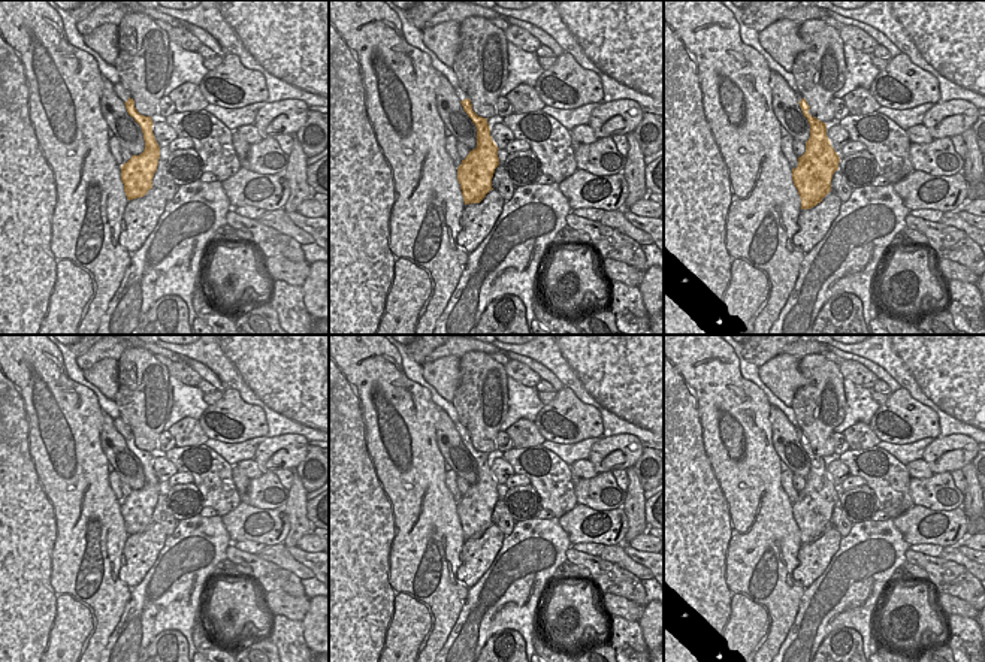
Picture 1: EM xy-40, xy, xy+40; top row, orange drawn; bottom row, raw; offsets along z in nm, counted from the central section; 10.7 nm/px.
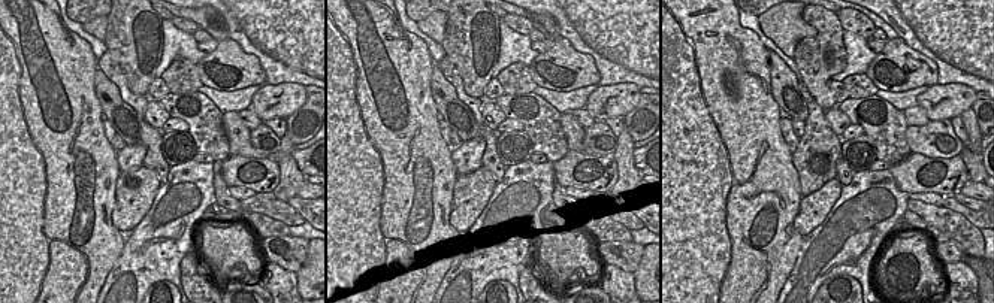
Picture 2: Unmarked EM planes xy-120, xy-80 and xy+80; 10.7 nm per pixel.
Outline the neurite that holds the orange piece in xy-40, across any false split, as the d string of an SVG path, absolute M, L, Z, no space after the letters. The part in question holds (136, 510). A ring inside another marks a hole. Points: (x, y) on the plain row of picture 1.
M129 432L124 438L130 451L141 460L145 484L139 490L121 501L121 516L129 535L143 532L152 523L152 513L158 501L160 481L152 468L151 451L141 450L135 442L135 435Z

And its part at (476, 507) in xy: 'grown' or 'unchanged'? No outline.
unchanged

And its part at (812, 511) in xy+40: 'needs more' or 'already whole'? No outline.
already whole

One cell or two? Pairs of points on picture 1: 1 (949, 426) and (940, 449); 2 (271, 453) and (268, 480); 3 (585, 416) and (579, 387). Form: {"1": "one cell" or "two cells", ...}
{"1": "two cells", "2": "two cells", "3": "two cells"}

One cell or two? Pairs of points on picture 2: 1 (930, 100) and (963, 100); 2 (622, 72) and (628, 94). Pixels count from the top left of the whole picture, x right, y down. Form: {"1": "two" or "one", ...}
{"1": "one", "2": "two"}

